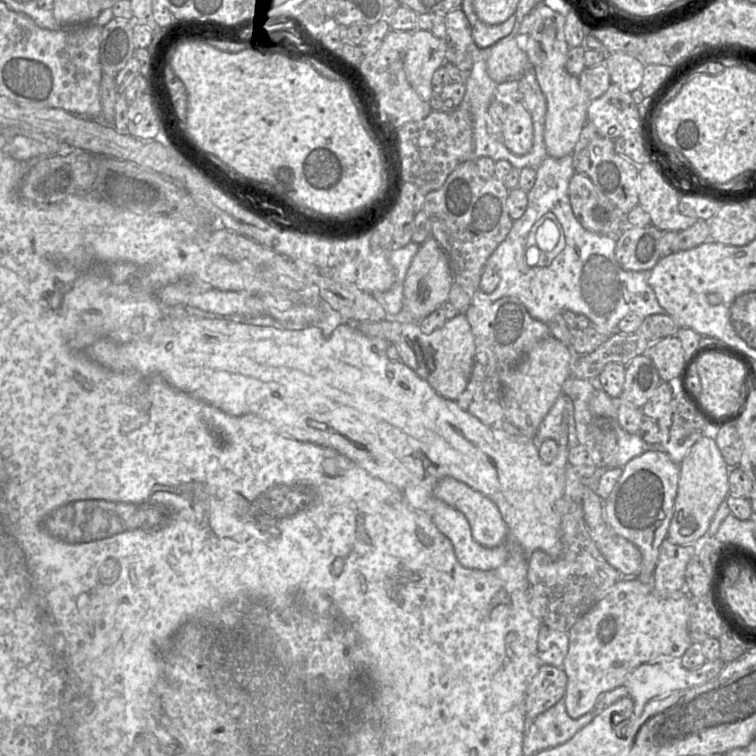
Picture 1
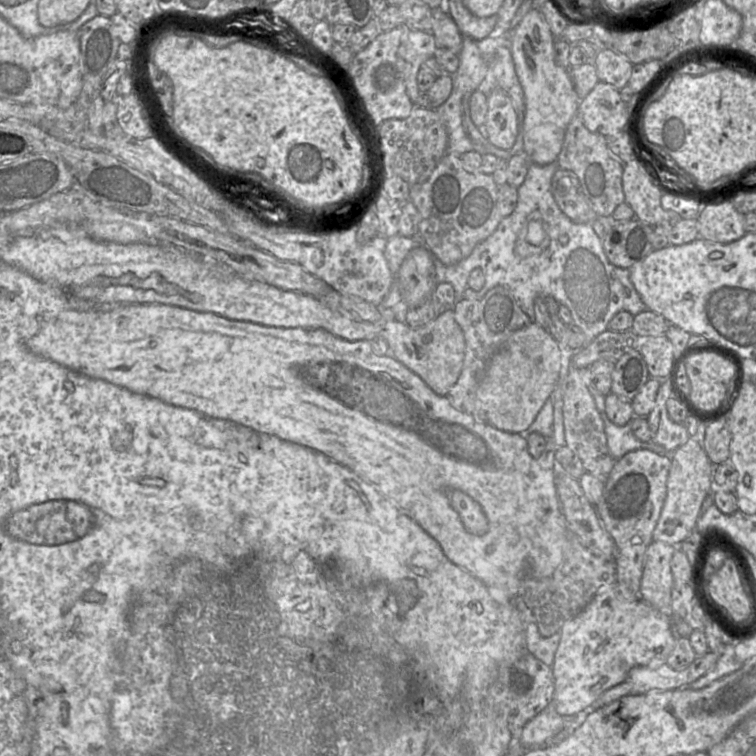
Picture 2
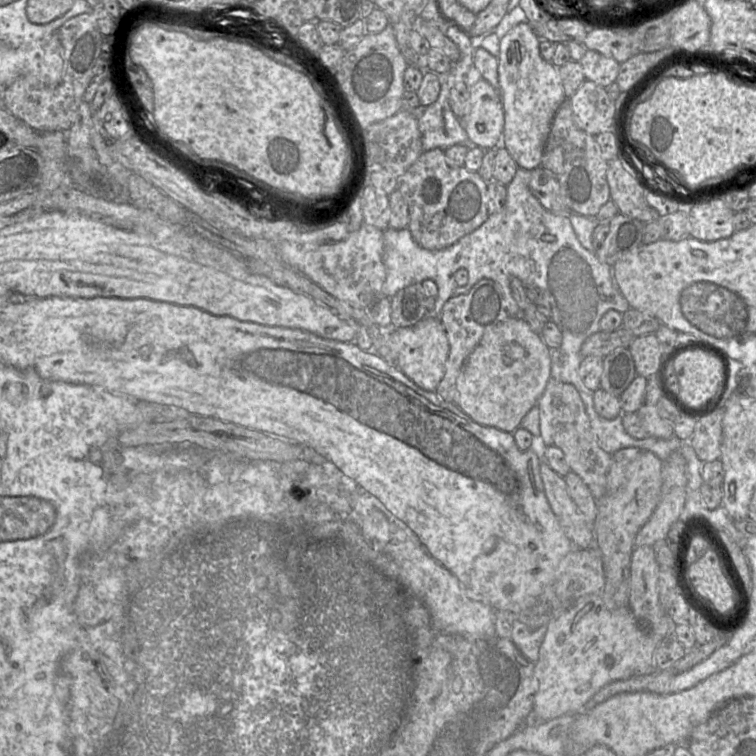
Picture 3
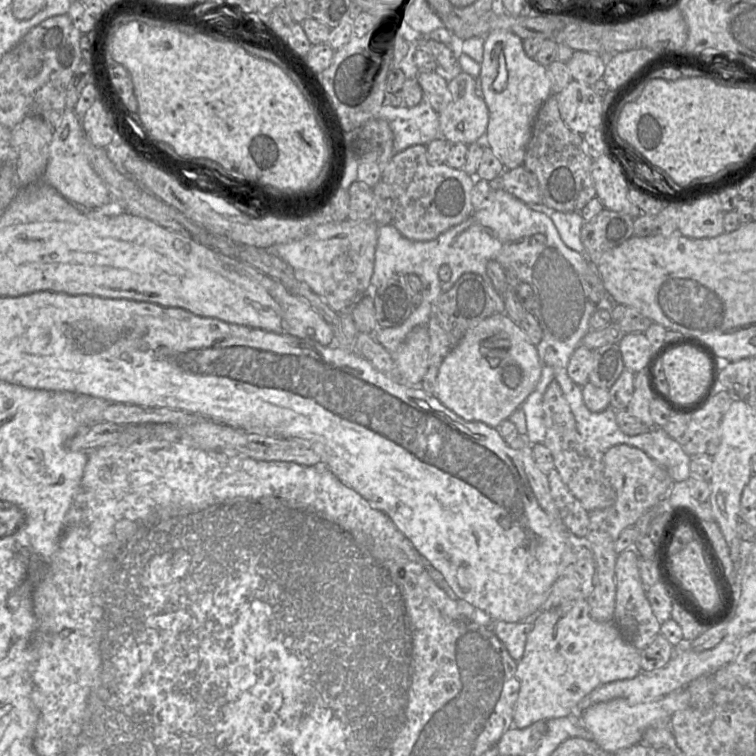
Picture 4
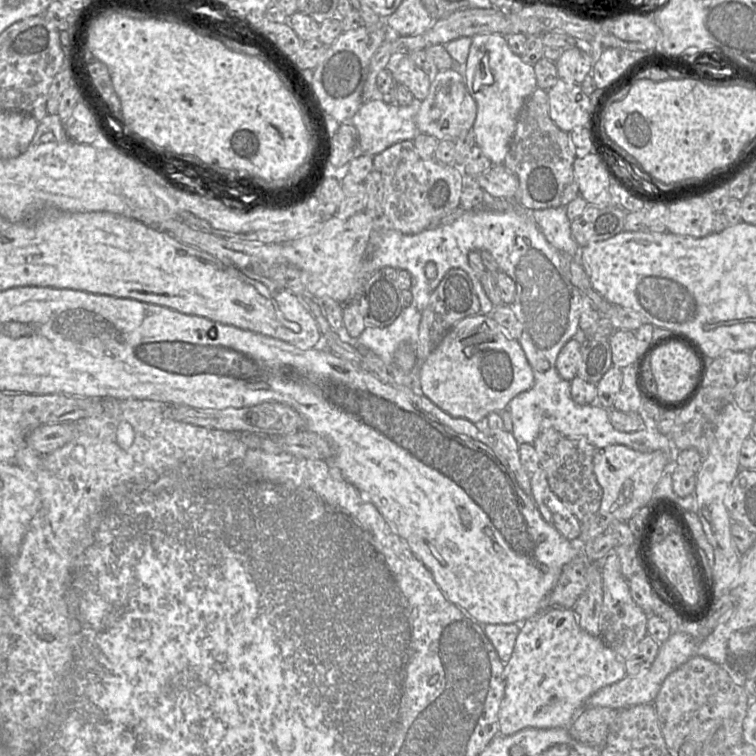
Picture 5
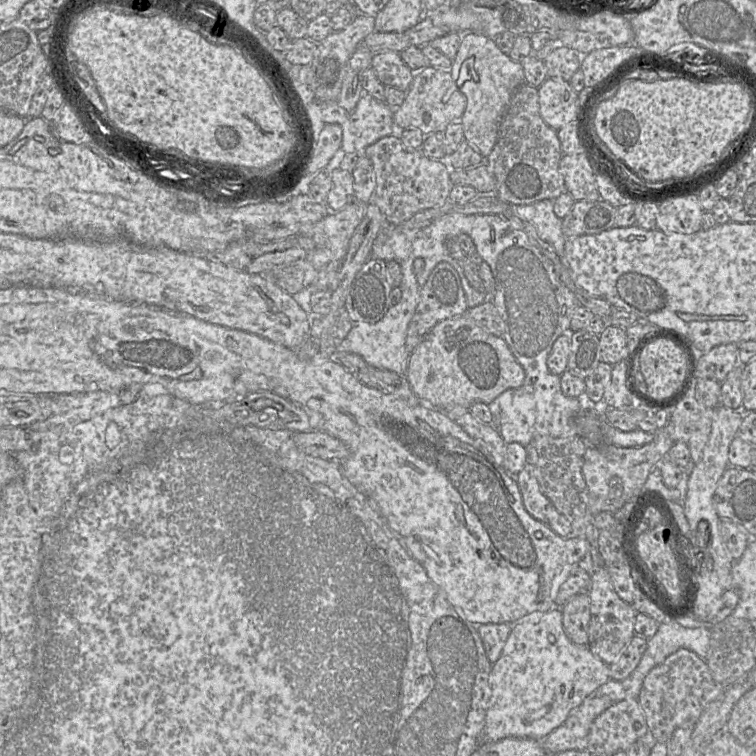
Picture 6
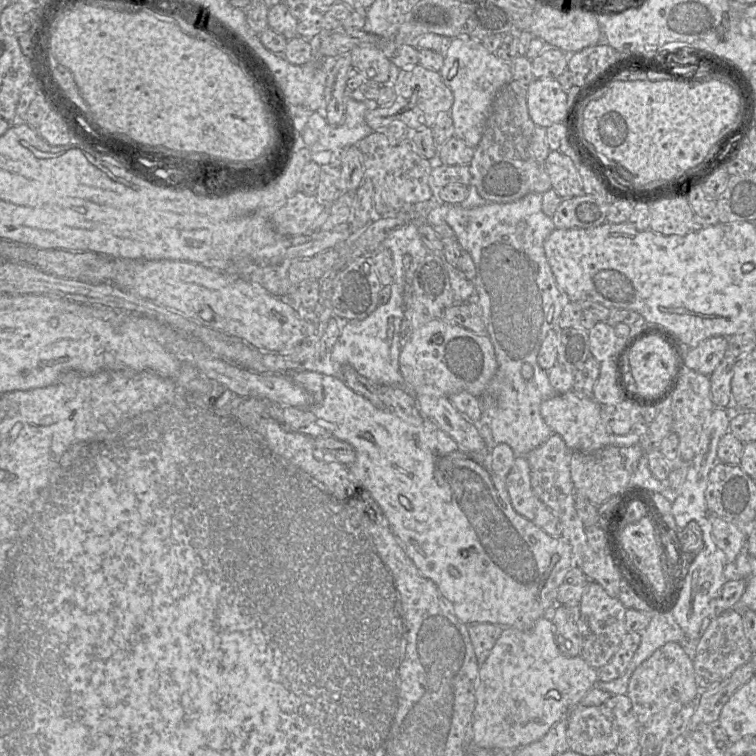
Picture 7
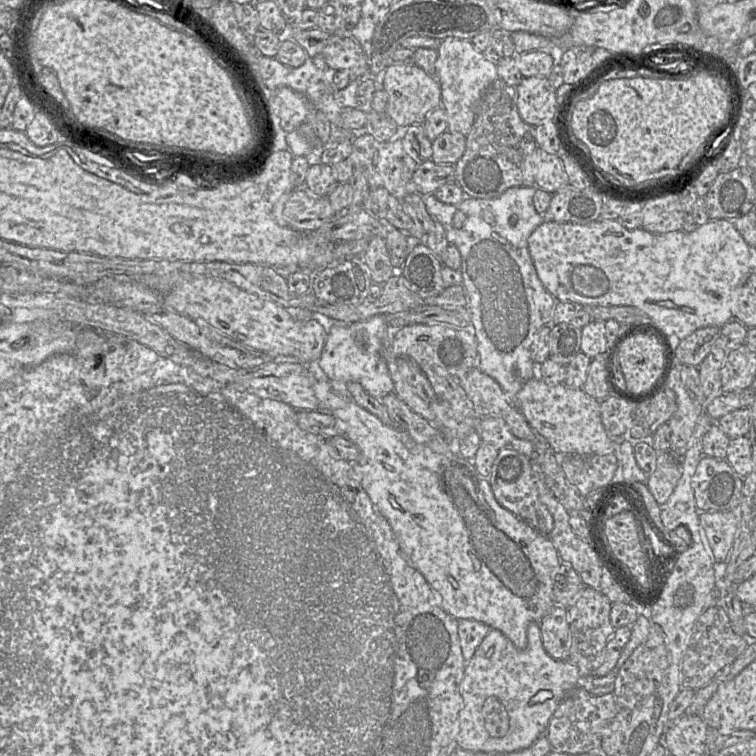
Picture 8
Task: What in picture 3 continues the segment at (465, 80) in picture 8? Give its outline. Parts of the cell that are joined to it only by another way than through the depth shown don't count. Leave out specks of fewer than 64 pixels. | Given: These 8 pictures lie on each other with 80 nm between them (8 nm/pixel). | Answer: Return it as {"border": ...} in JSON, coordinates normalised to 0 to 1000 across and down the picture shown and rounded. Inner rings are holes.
{"border":[[[689,29],[660,54],[657,122],[667,146],[664,194],[692,226],[713,222],[730,159],[749,134],[737,89],[714,73],[714,50],[697,29]]]}

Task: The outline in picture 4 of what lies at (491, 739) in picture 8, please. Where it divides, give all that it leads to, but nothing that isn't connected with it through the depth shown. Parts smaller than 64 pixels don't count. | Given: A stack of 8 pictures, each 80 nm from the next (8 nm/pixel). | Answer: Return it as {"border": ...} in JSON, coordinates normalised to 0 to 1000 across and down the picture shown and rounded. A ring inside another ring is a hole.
{"border":[[[775,792],[717,810],[698,839],[692,868],[684,874],[687,917],[677,963],[755,947],[766,929],[791,909],[847,892],[847,874],[847,860],[825,847],[810,821],[792,823],[782,816]]]}

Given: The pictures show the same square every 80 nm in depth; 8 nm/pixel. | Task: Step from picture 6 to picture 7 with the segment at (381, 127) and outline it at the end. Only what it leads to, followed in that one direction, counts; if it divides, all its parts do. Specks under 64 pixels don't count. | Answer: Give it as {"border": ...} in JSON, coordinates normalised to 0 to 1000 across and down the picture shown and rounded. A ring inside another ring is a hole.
{"border":[[[463,130],[458,138],[456,161],[439,168],[430,163],[423,153],[426,149],[415,148],[397,176],[401,193],[415,204],[472,192],[493,175],[483,159],[489,144],[480,132]]]}

